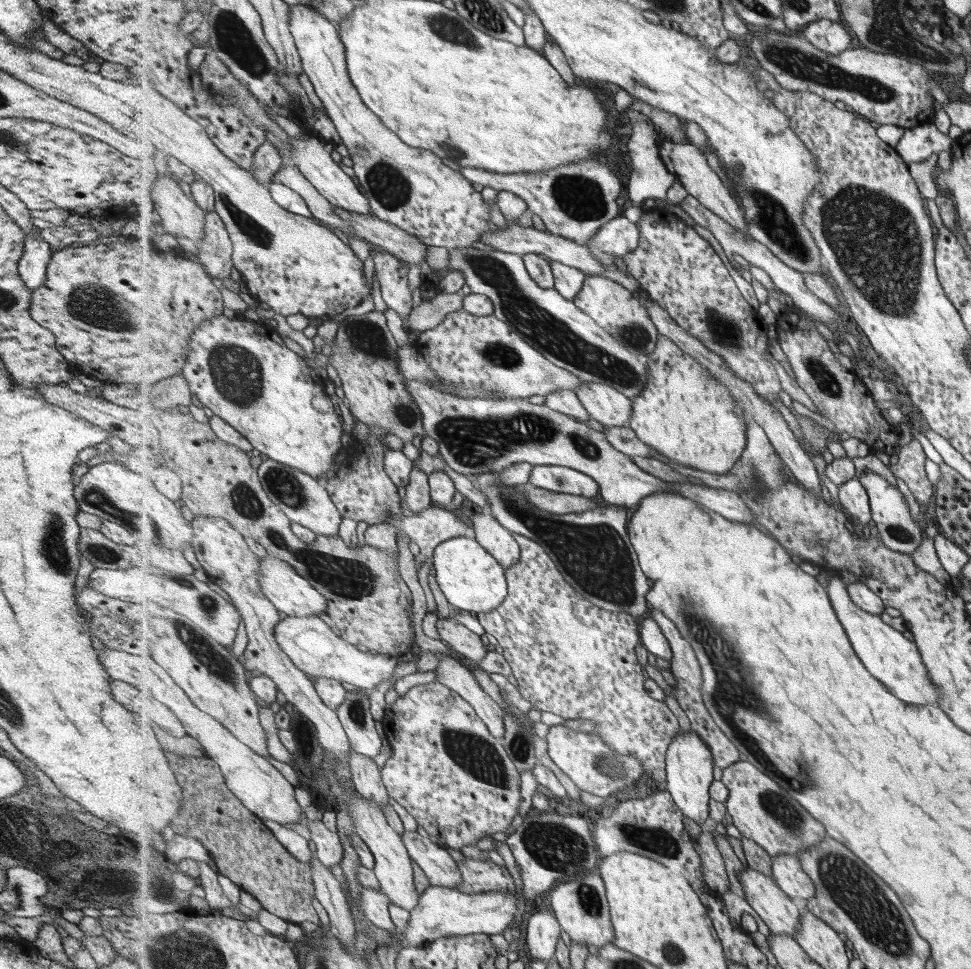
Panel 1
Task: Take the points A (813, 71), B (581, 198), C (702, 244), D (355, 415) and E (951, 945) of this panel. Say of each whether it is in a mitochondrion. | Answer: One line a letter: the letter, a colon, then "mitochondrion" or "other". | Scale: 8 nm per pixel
A: mitochondrion
B: mitochondrion
C: other
D: other
E: other

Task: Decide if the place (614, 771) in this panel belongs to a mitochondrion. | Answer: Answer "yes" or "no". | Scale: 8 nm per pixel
yes

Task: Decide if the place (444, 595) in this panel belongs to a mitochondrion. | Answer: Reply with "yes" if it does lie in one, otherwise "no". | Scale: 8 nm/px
no

